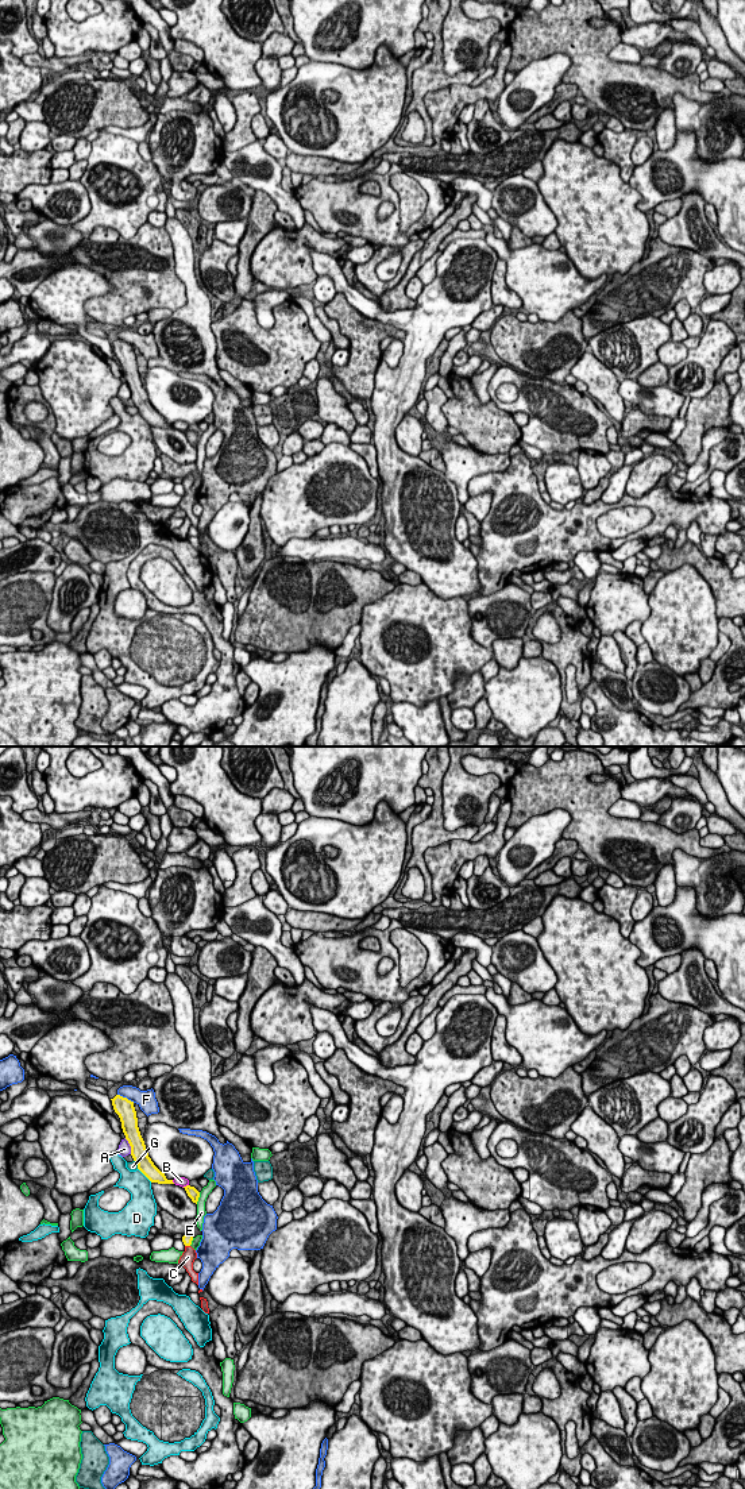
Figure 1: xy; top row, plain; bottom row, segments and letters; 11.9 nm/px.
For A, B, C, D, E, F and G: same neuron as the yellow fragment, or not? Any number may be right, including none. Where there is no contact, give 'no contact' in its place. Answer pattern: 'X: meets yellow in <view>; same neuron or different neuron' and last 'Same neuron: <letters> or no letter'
A: meets yellow in xy; different neuron
B: meets yellow in xy; different neuron
C: meets yellow in xy; same neuron
D: meets yellow in xy; different neuron
E: meets yellow in xy; different neuron
F: meets yellow in xy; different neuron
G: meets yellow in xy; different neuron
Same neuron: C

